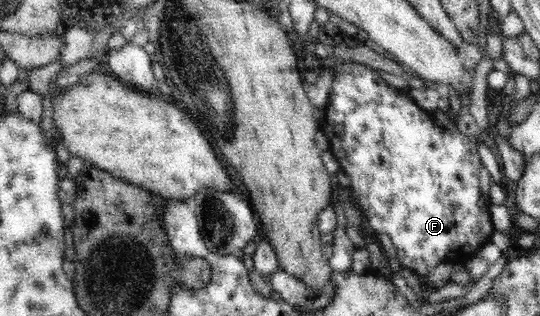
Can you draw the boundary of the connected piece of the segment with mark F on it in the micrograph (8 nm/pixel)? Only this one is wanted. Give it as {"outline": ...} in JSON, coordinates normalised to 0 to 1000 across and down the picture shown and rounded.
{"outline":[[[639,193],[635,203],[622,199],[619,241],[620,253],[617,253],[613,304],[609,304],[607,332],[600,345],[602,367],[594,392],[594,415],[602,430],[602,453],[607,459],[609,478],[617,481],[620,503],[631,519],[631,538],[639,538],[639,551],[650,557],[637,592],[648,598],[657,617],[657,642],[670,665],[681,725],[693,741],[717,741],[724,753],[728,778],[731,778],[735,797],[733,823],[737,823],[743,854],[759,854],[783,892],[791,880],[791,867],[802,858],[802,848],[817,829],[835,829],[839,839],[861,832],[891,788],[898,766],[909,763],[917,731],[909,699],[906,649],[896,642],[894,614],[887,592],[885,541],[893,525],[893,509],[881,481],[881,459],[854,418],[828,418],[809,396],[800,373],[798,354],[787,351],[783,339],[774,335],[752,288],[722,272],[706,247],[706,234],[698,218],[659,196]]]}

